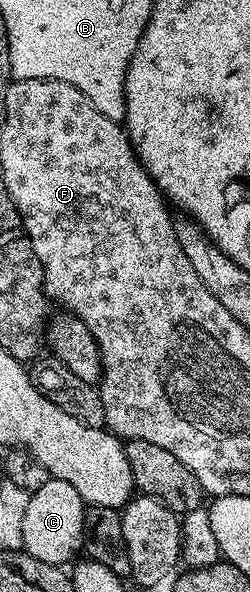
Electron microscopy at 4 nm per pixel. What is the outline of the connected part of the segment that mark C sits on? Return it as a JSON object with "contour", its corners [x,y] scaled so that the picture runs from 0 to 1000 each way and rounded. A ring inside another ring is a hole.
{"contour":[[[200,809],[172,816],[172,823],[128,828],[108,850],[108,870],[92,870],[96,932],[120,934],[144,948],[272,956],[312,939],[304,934],[328,932],[340,919],[344,858],[336,843],[316,829],[300,829],[300,823],[284,823],[284,816]]]}

